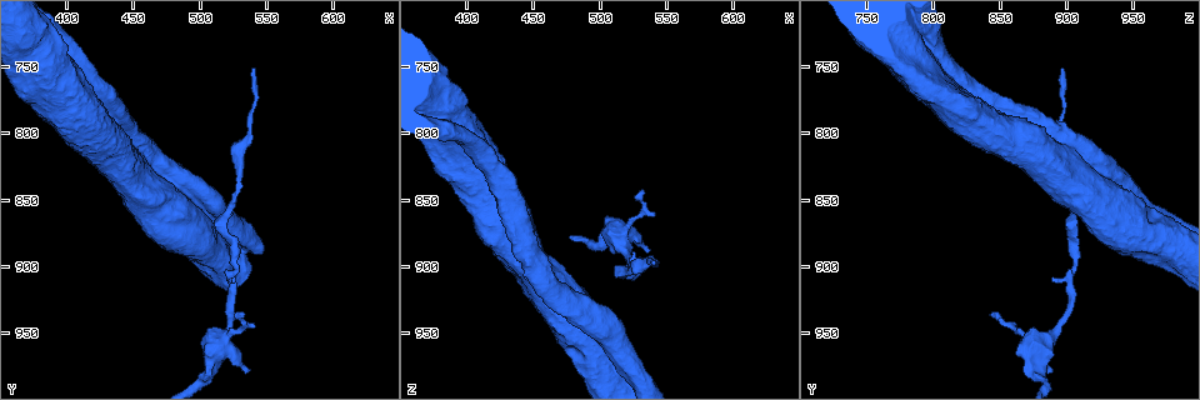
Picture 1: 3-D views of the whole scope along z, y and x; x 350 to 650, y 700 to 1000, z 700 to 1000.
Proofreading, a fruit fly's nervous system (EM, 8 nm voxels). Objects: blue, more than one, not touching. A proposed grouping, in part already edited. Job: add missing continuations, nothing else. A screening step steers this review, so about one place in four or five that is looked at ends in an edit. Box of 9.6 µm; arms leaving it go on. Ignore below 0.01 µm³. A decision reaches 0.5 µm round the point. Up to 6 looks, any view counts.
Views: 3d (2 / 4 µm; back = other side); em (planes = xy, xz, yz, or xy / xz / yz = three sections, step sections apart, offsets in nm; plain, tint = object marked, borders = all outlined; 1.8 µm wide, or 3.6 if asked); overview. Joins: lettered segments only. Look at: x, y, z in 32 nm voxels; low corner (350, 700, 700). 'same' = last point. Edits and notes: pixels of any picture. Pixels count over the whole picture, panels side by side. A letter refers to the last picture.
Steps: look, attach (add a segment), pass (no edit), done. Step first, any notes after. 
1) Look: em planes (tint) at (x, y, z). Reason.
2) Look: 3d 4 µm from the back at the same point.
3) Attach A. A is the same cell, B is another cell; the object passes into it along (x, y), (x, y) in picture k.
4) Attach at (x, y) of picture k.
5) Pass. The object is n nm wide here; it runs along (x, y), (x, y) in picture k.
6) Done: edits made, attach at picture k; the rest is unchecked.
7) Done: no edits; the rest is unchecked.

Look: em yz step 8 (tint) at (498, 850, 946). Sudden change in width.

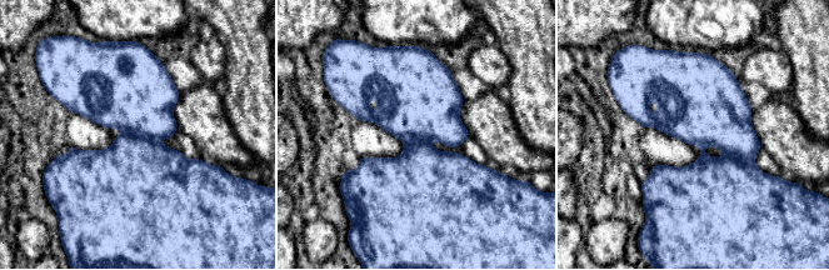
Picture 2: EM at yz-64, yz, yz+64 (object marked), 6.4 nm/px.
Look: em planes (borders) at the same point.

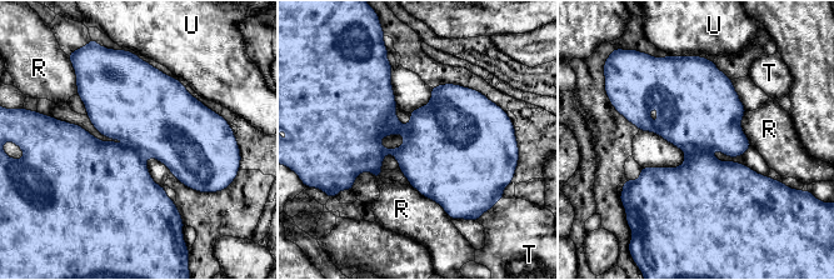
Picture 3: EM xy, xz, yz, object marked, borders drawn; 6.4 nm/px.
Pass. The object is 500 nm wide here; R, T and U are other cells; a border runs along (410, 184), (434, 200), (450, 219) in picture 3; none of them fits.

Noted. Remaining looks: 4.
Look: em xy step 4 (tint) at (536, 800, 894).

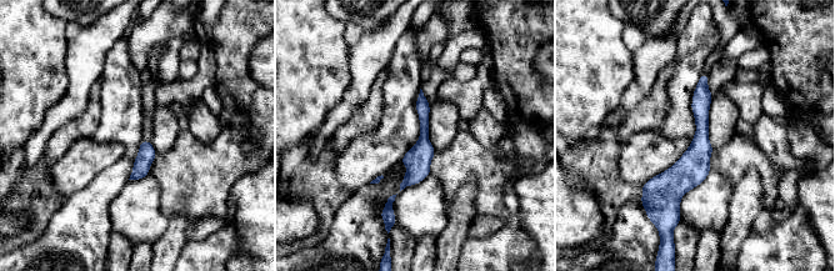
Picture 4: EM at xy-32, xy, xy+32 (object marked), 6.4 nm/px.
Look: em xz step 4 (borders) at the same point.

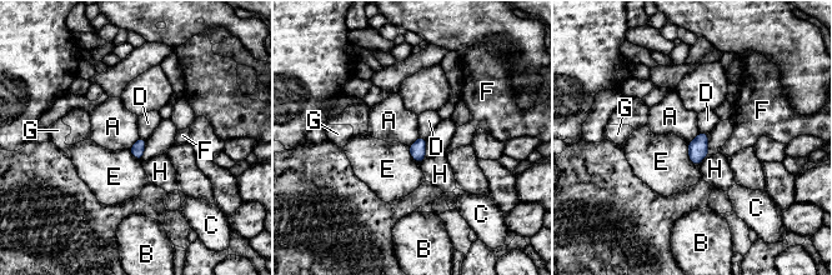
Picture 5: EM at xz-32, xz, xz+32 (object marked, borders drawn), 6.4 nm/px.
Pass. The object is 90 nm wide here; A, B, C, D, E, F, G and H are other cells; a border runs along (700, 133), (687, 143) in picture 5; no lettered segment goes on from it.

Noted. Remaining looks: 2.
Look: em 3.6 µm planes (borders) at (534, 978, 890). Branch stops here.

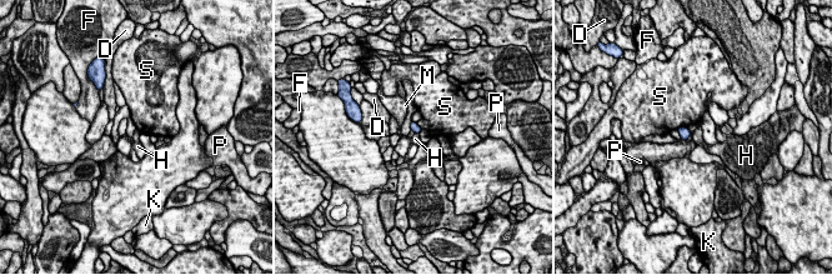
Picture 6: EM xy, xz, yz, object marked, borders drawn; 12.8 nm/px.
Pass. The longest contact is with S, 150 nm; D, F, H, K, M, P and S are other cells; a border runs along (415, 133), (419, 134) in picture 6; none of them fits.

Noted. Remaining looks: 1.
Done: no edits; the rest is unchecked.

